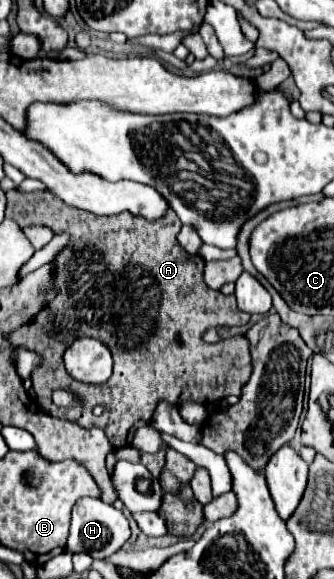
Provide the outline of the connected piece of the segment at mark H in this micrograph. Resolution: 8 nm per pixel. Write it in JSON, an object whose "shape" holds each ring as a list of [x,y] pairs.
{"shape":[[[79,498],[79,502],[73,506],[71,514],[71,528],[67,538],[67,550],[69,552],[87,552],[89,556],[101,560],[117,552],[131,536],[129,522],[125,514],[111,504],[101,502],[99,498]]]}

